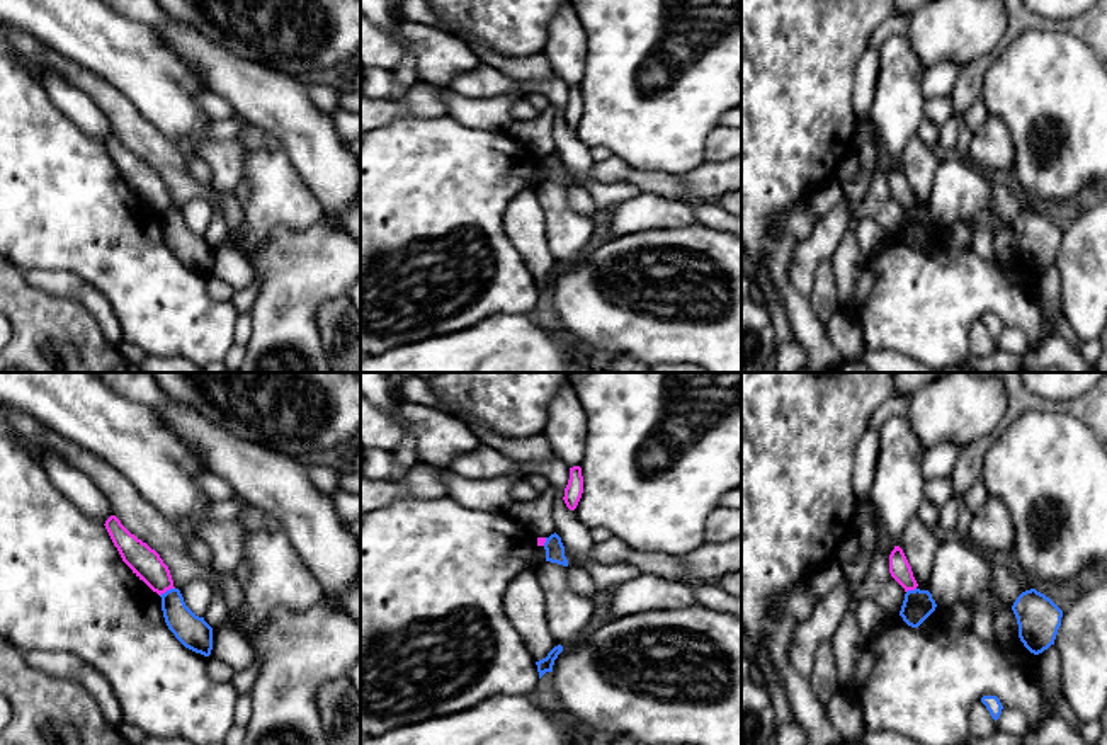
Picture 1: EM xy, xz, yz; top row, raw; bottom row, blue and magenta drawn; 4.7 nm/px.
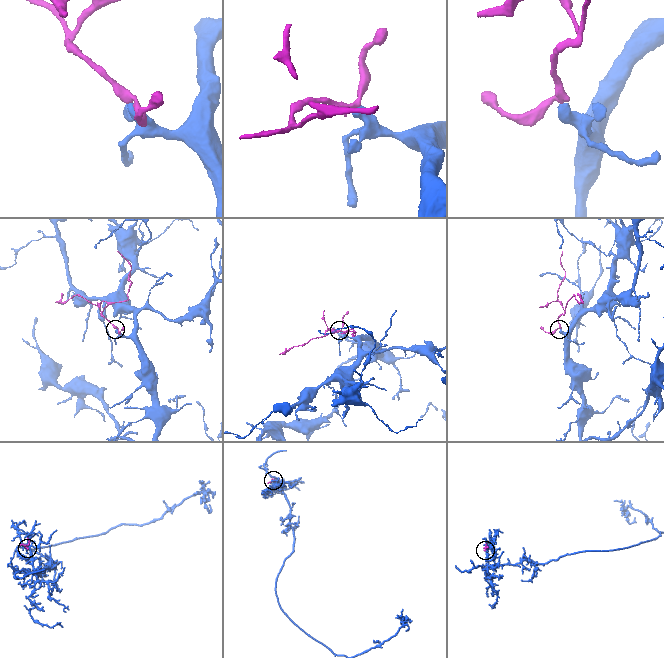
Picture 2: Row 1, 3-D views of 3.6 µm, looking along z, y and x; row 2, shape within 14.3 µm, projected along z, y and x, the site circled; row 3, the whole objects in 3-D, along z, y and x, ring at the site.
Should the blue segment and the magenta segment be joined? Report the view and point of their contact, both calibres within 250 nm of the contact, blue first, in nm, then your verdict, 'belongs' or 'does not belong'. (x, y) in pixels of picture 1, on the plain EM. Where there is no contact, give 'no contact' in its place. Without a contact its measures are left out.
meets blue in xy at (167, 210); 160 nm thick on the blue side, 140 nm on the other; does not belong

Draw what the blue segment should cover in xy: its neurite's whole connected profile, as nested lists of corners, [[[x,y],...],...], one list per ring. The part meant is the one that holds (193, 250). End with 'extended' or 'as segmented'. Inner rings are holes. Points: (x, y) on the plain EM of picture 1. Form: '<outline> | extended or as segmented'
[[[170,208],[162,216],[162,230],[168,248],[189,269],[204,276],[213,269],[213,247],[204,236],[196,235],[184,221],[179,208]]] | as segmented

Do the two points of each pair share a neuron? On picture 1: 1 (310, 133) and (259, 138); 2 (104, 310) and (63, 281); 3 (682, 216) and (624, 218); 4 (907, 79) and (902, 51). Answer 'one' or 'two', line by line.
1: two
2: one
3: one
4: one

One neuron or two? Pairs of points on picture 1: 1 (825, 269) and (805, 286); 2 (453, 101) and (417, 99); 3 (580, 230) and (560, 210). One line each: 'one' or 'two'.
1: two
2: two
3: one

